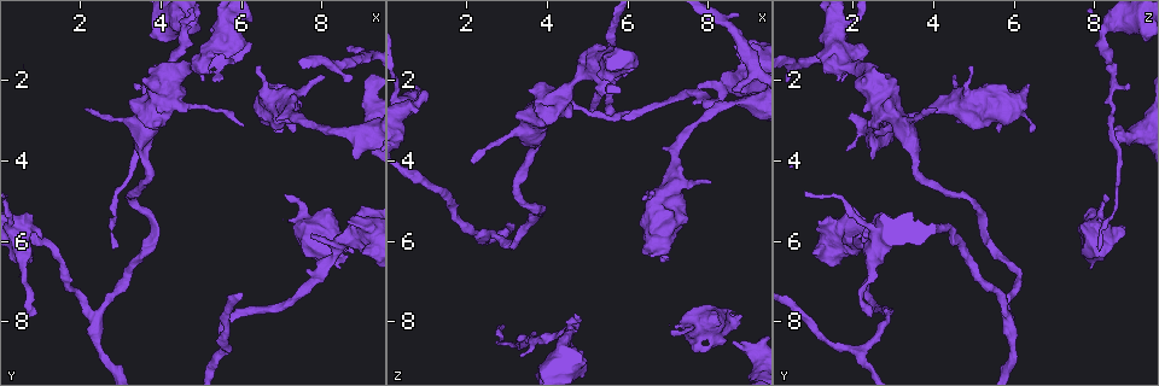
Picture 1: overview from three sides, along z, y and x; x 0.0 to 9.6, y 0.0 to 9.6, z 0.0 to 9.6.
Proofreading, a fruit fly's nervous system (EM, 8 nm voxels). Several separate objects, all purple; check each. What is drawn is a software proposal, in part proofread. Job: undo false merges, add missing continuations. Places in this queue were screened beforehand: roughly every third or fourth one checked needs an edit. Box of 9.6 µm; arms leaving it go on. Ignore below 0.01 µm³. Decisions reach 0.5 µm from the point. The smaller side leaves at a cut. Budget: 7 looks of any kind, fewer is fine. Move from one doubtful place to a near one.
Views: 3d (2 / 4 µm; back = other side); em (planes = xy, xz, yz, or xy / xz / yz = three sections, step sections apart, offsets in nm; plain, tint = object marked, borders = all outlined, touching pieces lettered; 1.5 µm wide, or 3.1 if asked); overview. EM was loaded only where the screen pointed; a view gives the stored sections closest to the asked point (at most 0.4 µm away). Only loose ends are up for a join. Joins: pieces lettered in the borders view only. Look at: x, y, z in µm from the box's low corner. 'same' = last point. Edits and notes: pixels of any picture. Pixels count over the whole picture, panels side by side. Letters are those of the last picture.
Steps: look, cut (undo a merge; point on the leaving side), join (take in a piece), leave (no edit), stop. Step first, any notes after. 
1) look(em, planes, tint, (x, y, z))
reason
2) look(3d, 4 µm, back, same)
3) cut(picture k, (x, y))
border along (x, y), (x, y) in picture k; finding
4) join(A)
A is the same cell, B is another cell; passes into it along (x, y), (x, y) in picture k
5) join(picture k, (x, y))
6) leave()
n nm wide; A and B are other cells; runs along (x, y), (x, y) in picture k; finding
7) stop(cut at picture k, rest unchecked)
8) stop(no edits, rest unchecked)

look(3d, 2 µm, (6.40, 1.70, 4.95))
tapers out

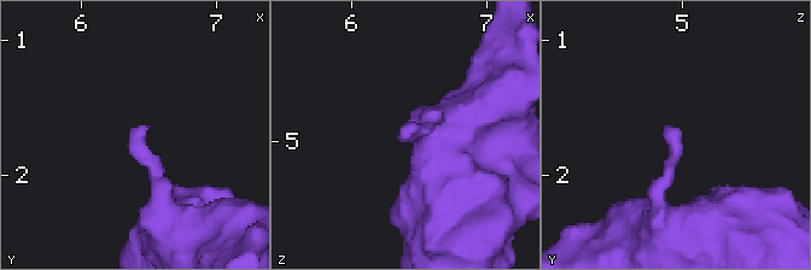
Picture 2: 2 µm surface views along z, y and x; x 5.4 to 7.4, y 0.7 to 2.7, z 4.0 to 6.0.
look(em, yz, step 4, tint, (6.36, 1.66, 4.96))
now the EM

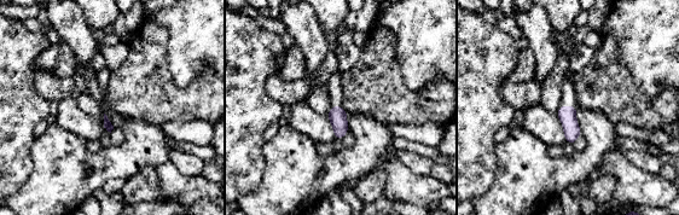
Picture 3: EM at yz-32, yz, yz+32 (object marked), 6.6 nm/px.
look(em, planes, borders, same)

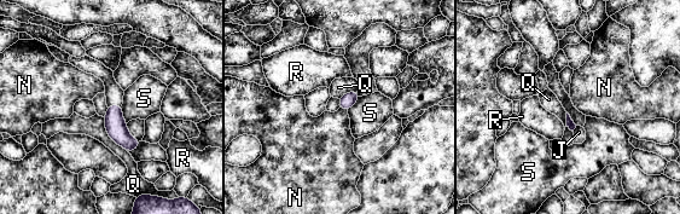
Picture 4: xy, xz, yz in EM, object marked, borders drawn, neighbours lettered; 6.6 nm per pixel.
leave()
J, N, Q, R and S are other cells; border along (340, 106), (347, 110) in picture 4; no lettered piece goes on from it

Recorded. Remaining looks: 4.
look(em, xy, step 4, borders, (8.70, 3.30, 8.55))
thick end

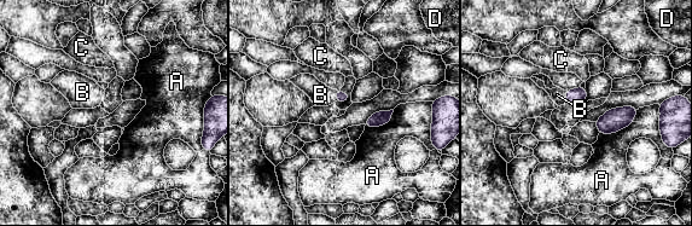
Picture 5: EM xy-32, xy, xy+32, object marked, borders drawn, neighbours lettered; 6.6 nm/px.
join(B)
B is the same cell, A, C and D are other cells; the neuron continues

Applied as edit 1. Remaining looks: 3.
look(overview)

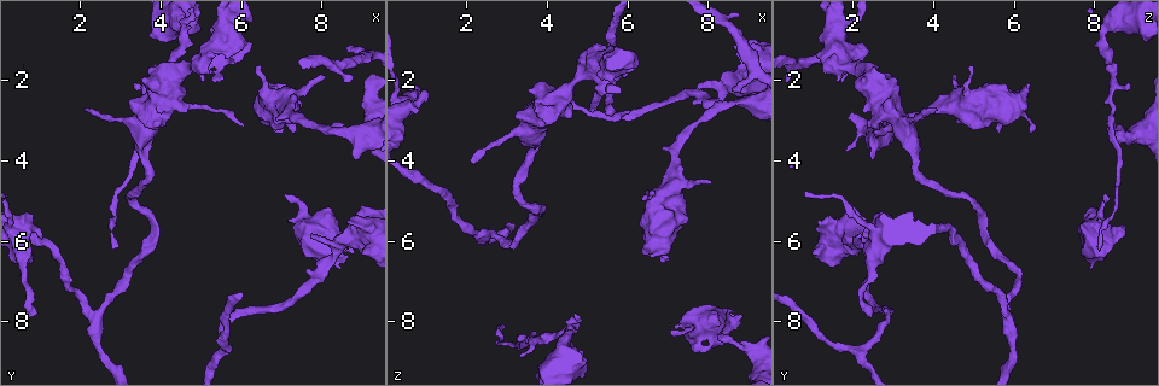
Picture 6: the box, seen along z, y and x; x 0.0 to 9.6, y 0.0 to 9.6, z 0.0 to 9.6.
look(em, planes, plain, (2.90, 4.90, 8.55))
a narrow waist

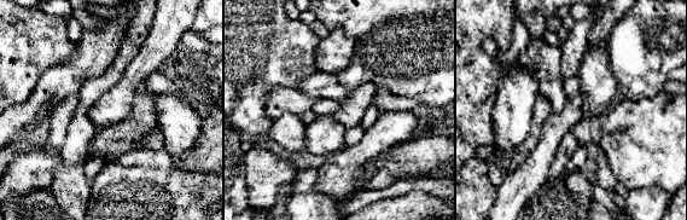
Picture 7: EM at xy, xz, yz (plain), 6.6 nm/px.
look(em, planes, borders, same)
see the neighbours

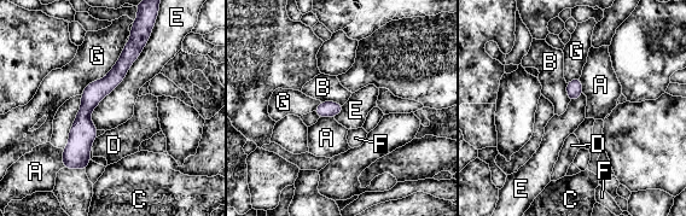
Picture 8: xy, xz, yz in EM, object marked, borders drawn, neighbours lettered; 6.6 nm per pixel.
leave()
E touches over 600 nm; A, B, C, D, E, F and G are other cells; all the same neuron

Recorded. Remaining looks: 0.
stop(join at picture 5, rest unchecked)

